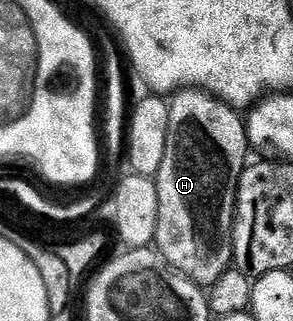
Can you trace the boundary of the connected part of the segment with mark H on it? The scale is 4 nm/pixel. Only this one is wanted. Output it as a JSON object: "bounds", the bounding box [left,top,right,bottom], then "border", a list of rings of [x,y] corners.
{"bounds":[155,89,251,289],"border":[[[182,89],[172,96],[169,103],[167,149],[163,157],[163,165],[159,165],[155,176],[157,192],[159,193],[159,221],[157,222],[155,247],[175,271],[178,271],[181,275],[185,275],[192,283],[199,284],[203,289],[213,287],[215,281],[219,281],[219,277],[223,277],[223,273],[227,273],[233,267],[233,222],[237,220],[237,186],[247,166],[245,158],[251,155],[246,120],[242,116],[240,119],[237,115],[240,115],[238,108],[231,107],[228,103],[224,103],[221,99],[216,99],[209,92],[200,89]]]}

